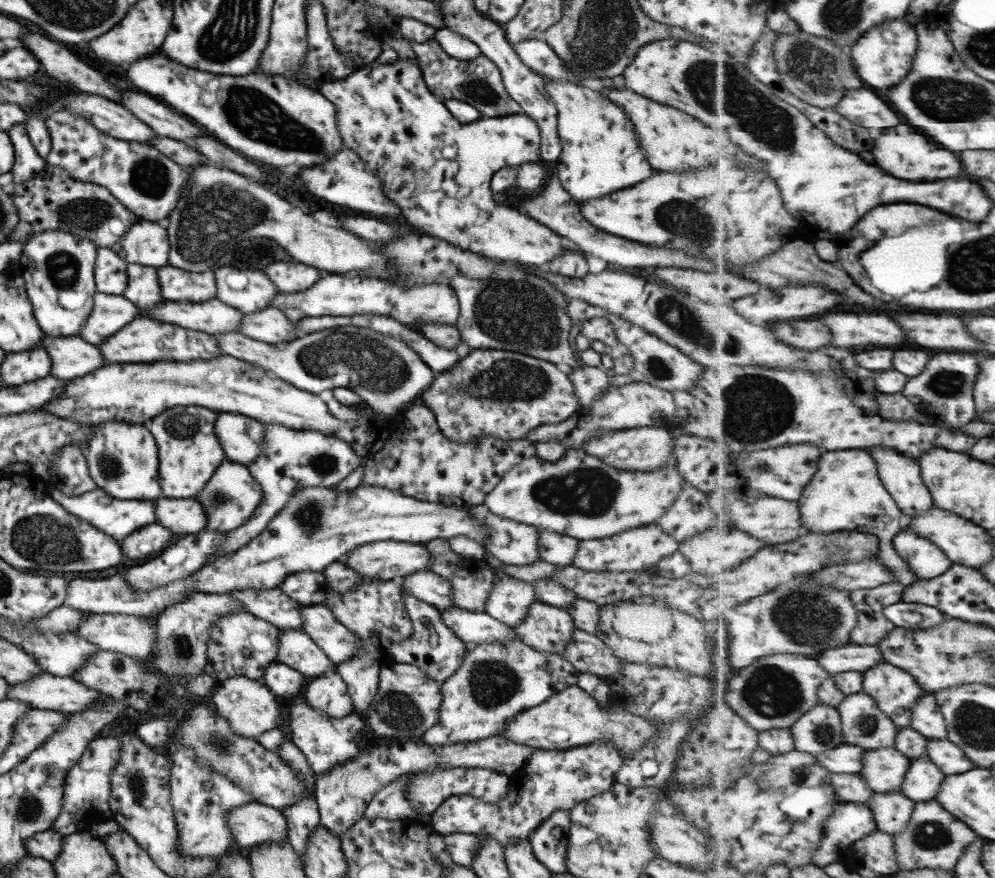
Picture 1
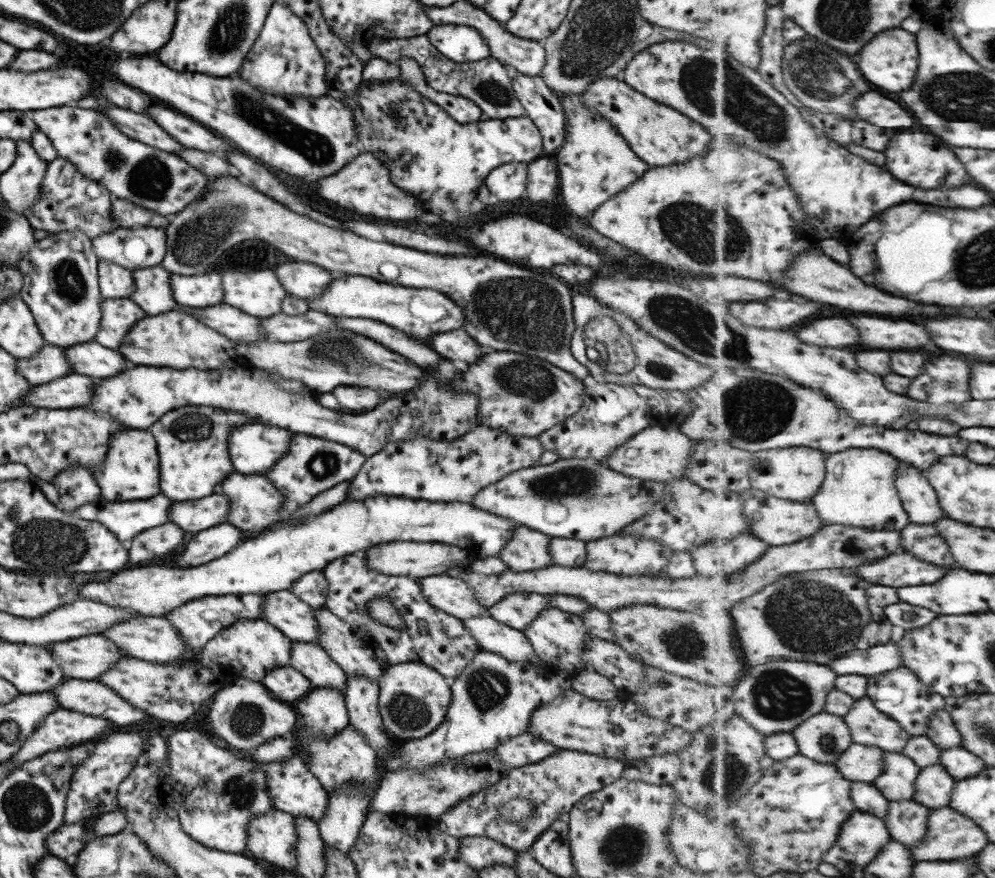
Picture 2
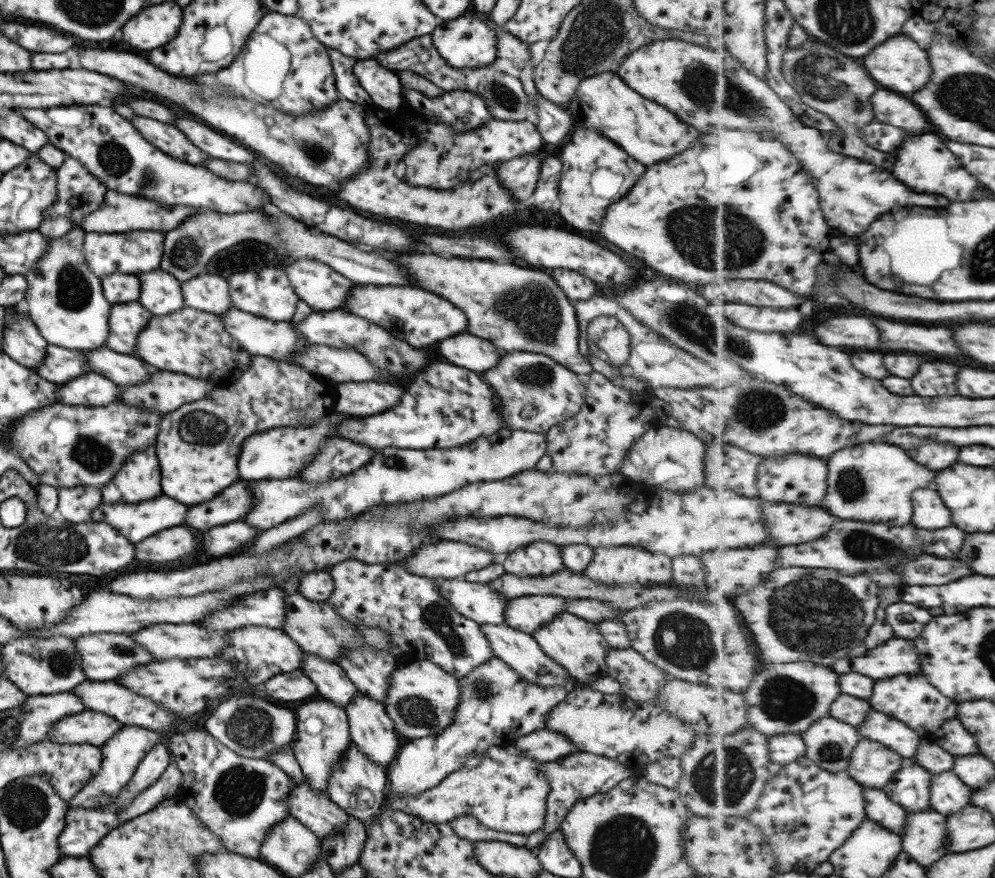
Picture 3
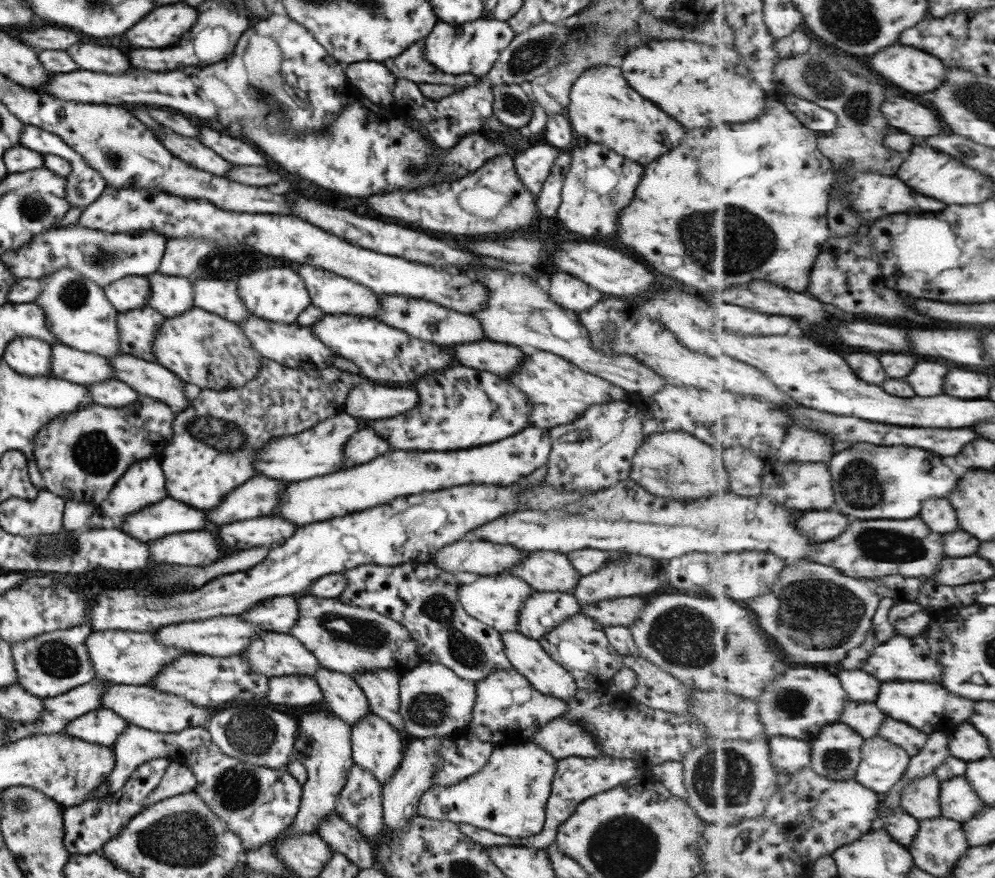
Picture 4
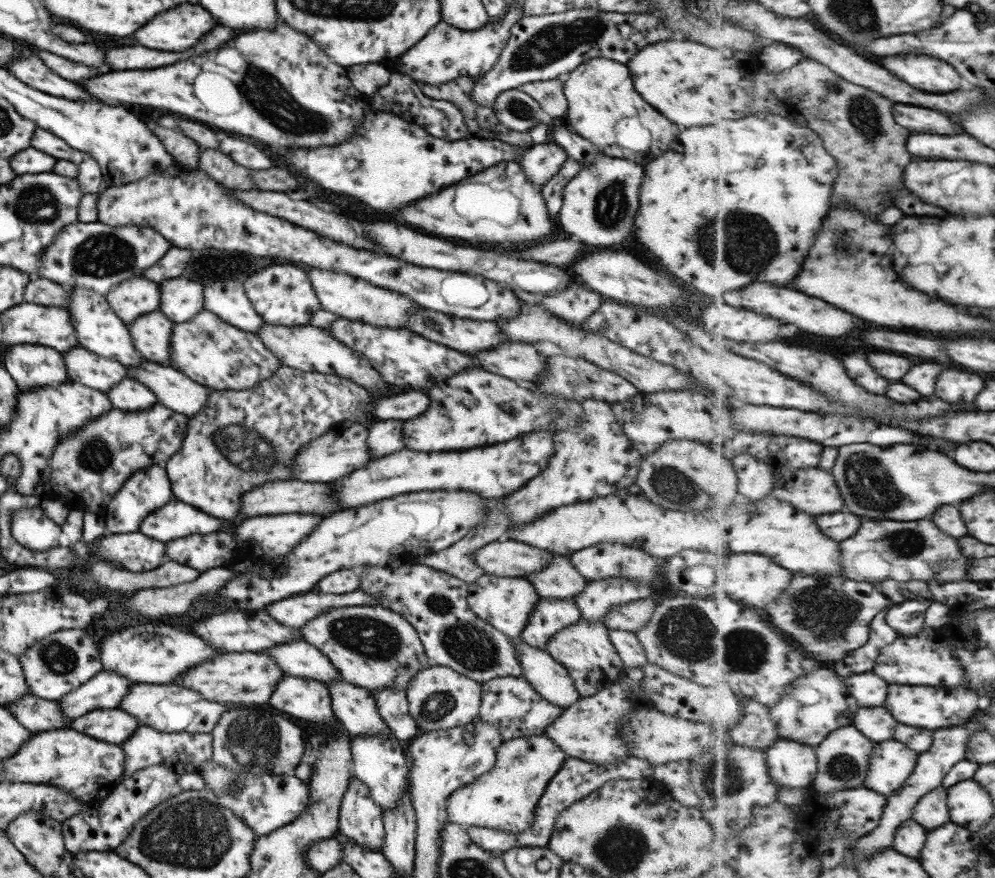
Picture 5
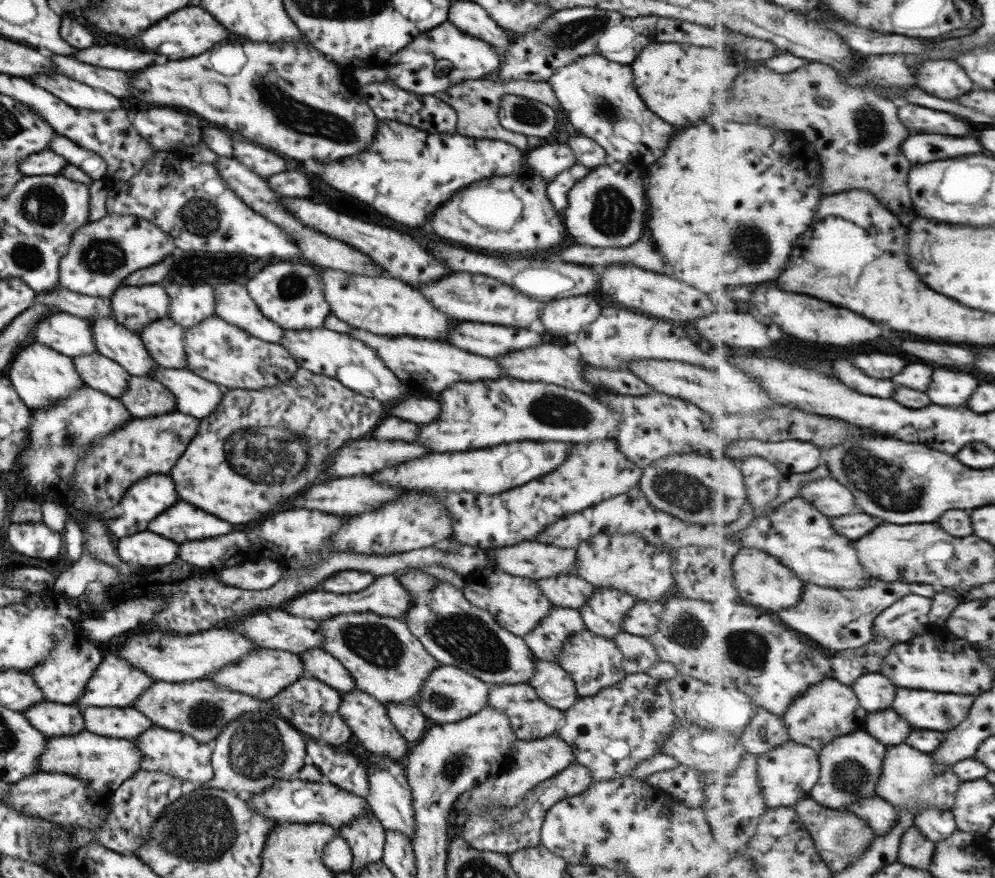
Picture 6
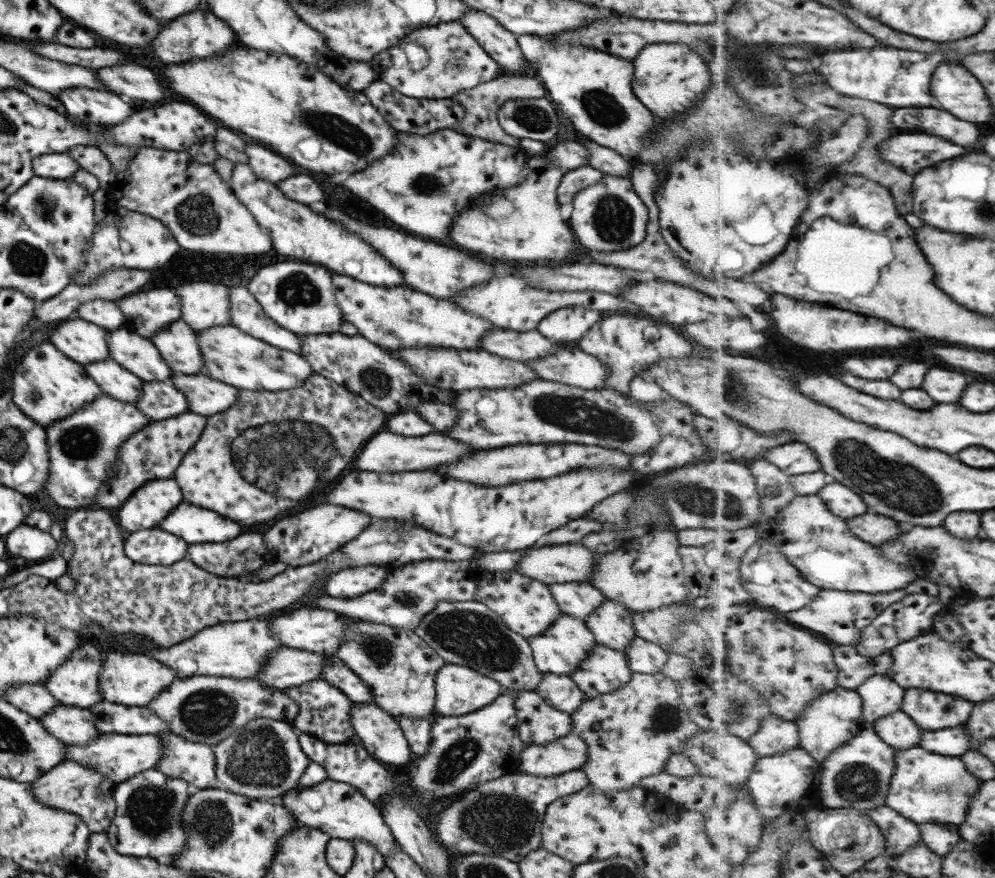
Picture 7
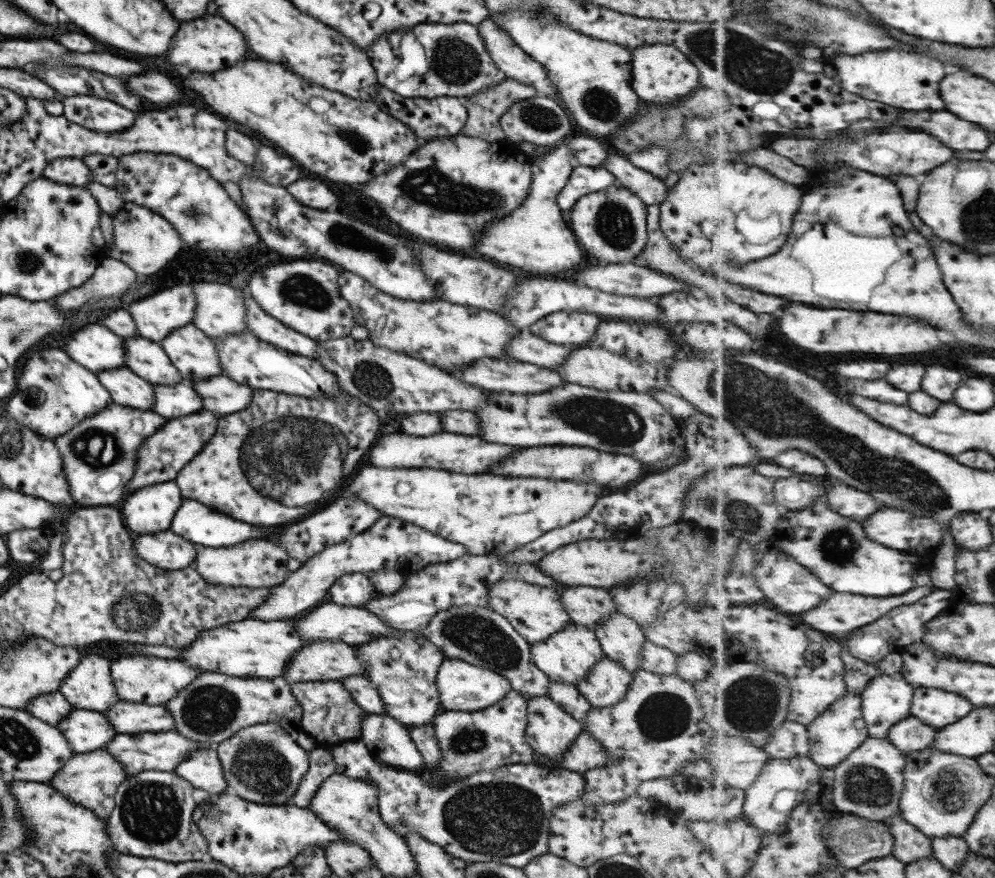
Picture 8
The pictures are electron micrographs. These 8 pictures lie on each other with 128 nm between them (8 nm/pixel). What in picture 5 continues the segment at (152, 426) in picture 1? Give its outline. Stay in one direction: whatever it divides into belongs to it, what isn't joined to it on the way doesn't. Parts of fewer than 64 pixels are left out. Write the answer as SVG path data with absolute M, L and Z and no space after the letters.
M281 365L271 378L260 381L253 389L211 389L202 410L188 417L187 430L179 452L175 452L175 456L171 456L165 464L173 496L209 516L223 520L235 518L239 508L239 496L243 492L270 480L293 479L290 478L290 464L301 447L306 447L307 443L325 435L329 428L345 420L351 423L371 424L374 420L368 412L370 394L361 386L351 384L345 377L335 375L303 372Z

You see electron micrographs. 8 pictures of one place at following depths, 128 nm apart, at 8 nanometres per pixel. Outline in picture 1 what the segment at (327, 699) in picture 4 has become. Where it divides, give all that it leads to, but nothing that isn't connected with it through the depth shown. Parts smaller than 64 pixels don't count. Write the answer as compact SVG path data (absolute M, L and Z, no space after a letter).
M293 629L279 630L274 662L312 678L335 669L335 664L303 631Z

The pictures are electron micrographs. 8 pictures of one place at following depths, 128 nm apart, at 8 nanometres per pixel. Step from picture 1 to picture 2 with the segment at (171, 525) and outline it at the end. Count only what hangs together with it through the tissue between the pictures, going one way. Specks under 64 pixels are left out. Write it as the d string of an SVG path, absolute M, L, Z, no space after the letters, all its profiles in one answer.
M205 496L191 502L173 502L169 506L169 522L179 526L185 532L199 532L211 528L215 522L221 524L227 514L227 498L223 496Z

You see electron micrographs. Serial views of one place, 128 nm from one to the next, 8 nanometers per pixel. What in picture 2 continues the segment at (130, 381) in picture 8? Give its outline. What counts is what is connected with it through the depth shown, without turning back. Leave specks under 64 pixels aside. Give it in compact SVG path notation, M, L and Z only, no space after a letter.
M45 343L33 357L17 360L17 373L32 386L45 384L71 373L61 347Z

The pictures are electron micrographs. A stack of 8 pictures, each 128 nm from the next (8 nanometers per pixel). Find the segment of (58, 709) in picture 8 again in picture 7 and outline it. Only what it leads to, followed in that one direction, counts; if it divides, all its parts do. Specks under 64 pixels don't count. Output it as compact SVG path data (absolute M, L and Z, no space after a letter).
M19 683L6 688L2 699L37 720L43 718L47 712L53 712L53 708L59 705L58 700L55 700L39 683Z

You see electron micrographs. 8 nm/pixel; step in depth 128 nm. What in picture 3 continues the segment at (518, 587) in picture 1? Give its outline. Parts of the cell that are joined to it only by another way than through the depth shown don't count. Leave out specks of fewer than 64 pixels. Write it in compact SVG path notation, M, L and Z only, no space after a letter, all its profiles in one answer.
M527 595L509 599L504 608L504 624L524 633L534 633L564 611L565 598Z

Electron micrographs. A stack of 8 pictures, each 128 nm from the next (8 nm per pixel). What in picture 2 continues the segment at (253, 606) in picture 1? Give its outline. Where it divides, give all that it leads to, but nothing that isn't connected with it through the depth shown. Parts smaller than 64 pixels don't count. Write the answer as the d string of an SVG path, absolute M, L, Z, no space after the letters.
M277 591L266 593L260 616L265 622L272 624L291 641L310 642L318 644L318 624L314 617L314 609L299 600L291 591Z

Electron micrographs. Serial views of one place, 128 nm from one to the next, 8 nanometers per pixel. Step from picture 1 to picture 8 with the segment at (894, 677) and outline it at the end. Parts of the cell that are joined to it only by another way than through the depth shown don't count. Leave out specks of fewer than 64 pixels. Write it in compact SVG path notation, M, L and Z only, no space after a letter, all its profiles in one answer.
M921 687L916 688L913 706L913 716L925 720L925 724L931 724L934 728L944 728L967 716L974 704L955 692Z

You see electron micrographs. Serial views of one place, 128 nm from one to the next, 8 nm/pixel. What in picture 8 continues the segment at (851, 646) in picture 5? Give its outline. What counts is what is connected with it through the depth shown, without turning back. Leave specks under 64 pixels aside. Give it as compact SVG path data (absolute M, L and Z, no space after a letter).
M919 586L903 596L889 596L889 598L875 598L875 596L865 596L856 594L843 594L842 592L835 591L825 602L815 607L815 612L809 612L807 616L801 616L803 622L807 622L811 628L817 628L821 632L827 632L827 634L835 634L837 638L849 638L853 630L861 628L861 626L867 626L867 624L873 624L876 620L879 620L881 616L885 616L888 612L891 612L893 608L903 606L905 604L915 604L917 600L933 594L935 588L931 586Z

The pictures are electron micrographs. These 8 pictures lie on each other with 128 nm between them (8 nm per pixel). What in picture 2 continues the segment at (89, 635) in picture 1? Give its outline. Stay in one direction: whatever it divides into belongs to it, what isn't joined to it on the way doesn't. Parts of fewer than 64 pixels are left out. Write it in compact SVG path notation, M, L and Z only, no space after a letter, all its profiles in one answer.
M136 615L132 619L115 623L106 628L102 635L107 637L117 648L120 648L126 656L153 663L175 663L176 658L185 654L188 646L184 644L178 632L163 617L146 617Z

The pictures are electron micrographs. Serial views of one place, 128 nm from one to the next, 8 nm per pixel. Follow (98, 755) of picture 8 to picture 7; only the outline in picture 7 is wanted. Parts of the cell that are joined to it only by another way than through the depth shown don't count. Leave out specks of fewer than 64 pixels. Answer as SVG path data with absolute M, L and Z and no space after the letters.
M65 760L56 764L49 772L45 772L31 784L34 799L49 808L72 812L85 823L91 833L101 833L105 830L114 816L113 781L93 769L87 769L75 761Z

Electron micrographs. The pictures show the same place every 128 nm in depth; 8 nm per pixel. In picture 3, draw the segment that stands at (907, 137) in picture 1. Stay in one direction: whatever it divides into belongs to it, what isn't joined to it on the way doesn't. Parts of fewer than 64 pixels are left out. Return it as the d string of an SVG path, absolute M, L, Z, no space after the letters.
M937 134L906 138L903 148L899 147L896 156L897 162L893 166L895 176L899 176L907 186L915 188L915 192L935 192L955 202L967 202L973 200L973 192L979 188L979 180L963 168L961 160L947 148L947 144Z

